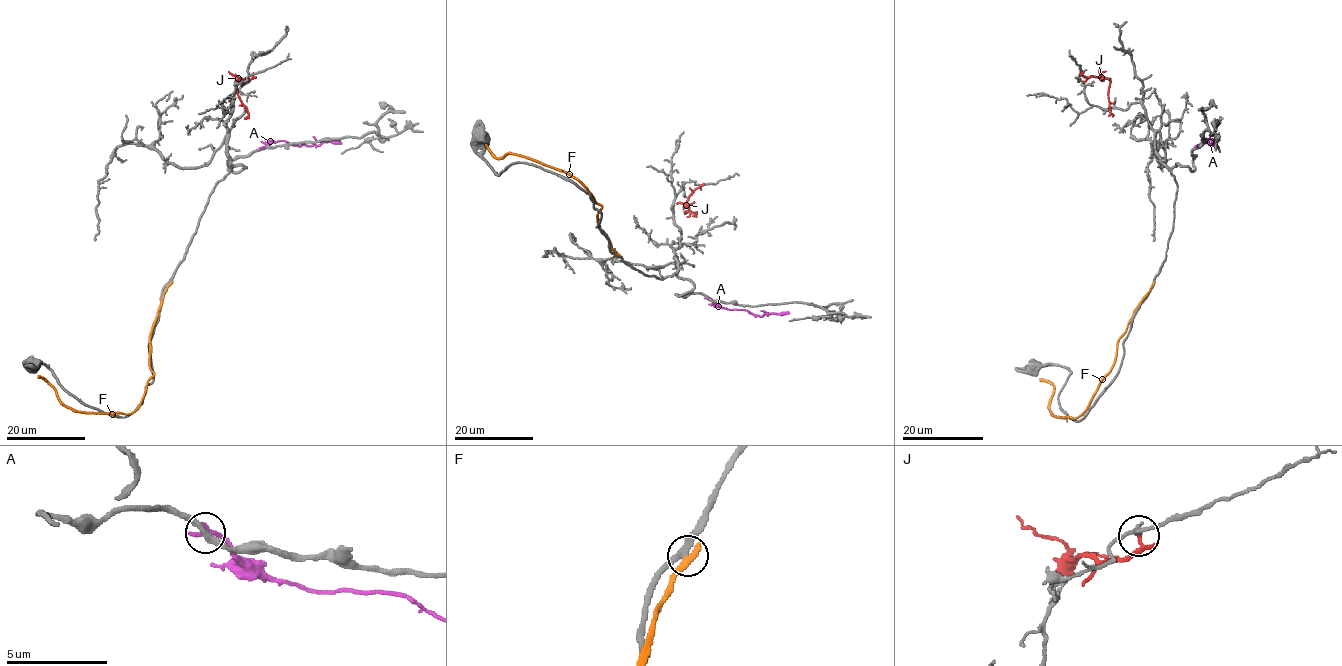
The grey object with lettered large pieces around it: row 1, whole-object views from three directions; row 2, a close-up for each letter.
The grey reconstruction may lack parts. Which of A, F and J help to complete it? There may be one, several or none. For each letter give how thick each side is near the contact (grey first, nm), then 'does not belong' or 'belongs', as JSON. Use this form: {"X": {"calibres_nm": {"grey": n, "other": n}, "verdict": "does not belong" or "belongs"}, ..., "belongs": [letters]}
{"A": {"calibres_nm": {"grey": 320, "other": 320}, "verdict": "does not belong"}, "F": {"calibres_nm": {"grey": 240, "other": 320}, "verdict": "does not belong"}, "J": {"calibres_nm": {"grey": 190, "other": 170}, "verdict": "does not belong"}, "belongs": []}

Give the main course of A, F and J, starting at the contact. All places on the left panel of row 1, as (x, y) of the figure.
A: (259, 148), (281, 141), (299, 145), (341, 142)
F: (169, 283), (150, 337), (150, 369), (154, 375), (134, 411), (128, 414), (73, 410), (38, 376)
J: (252, 75), (246, 80), (239, 79), (237, 84), (238, 96), (248, 114), (244, 119)

